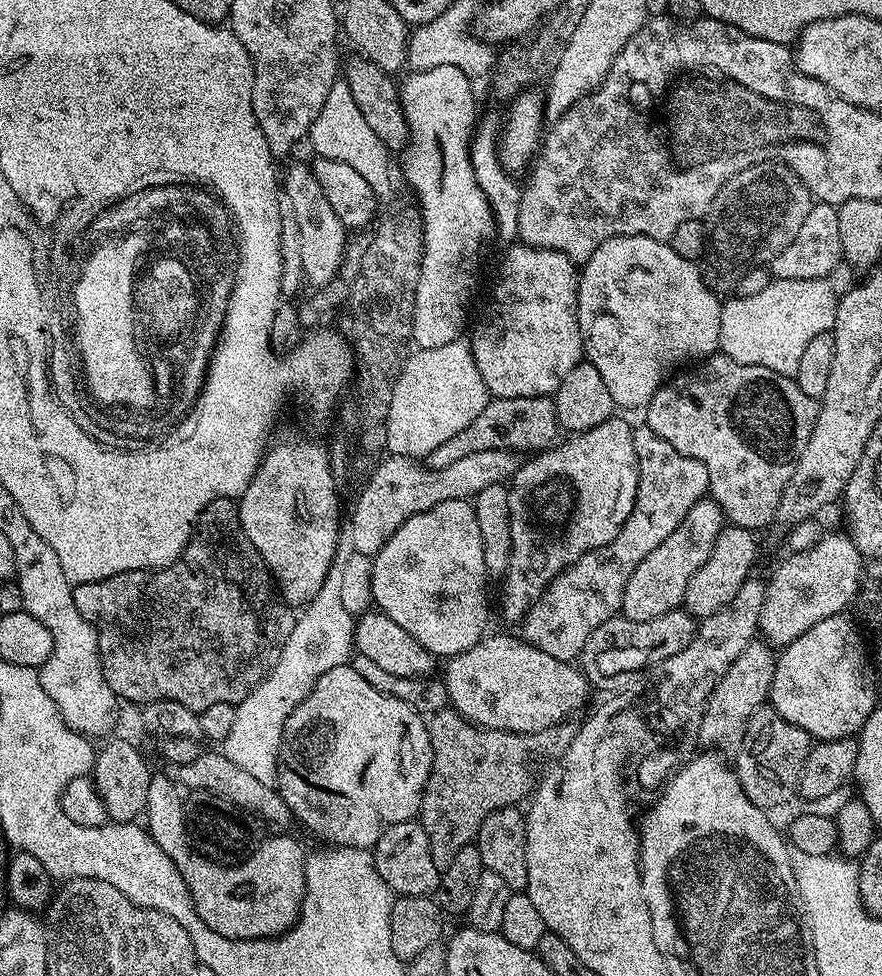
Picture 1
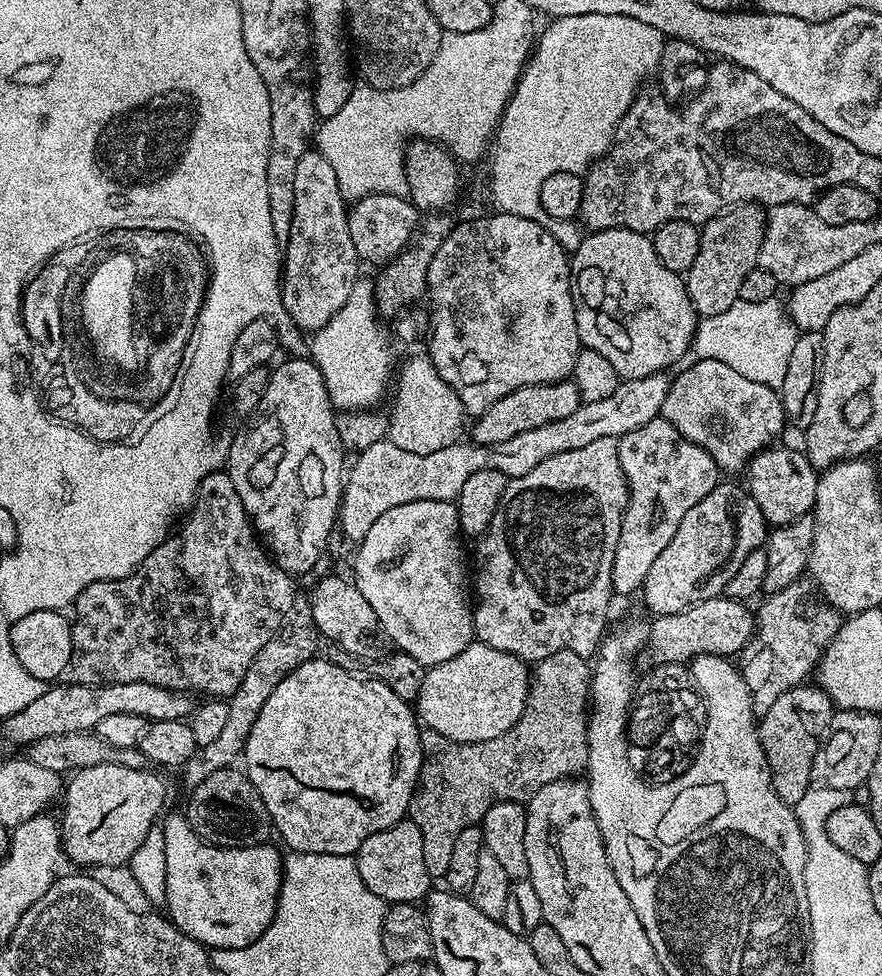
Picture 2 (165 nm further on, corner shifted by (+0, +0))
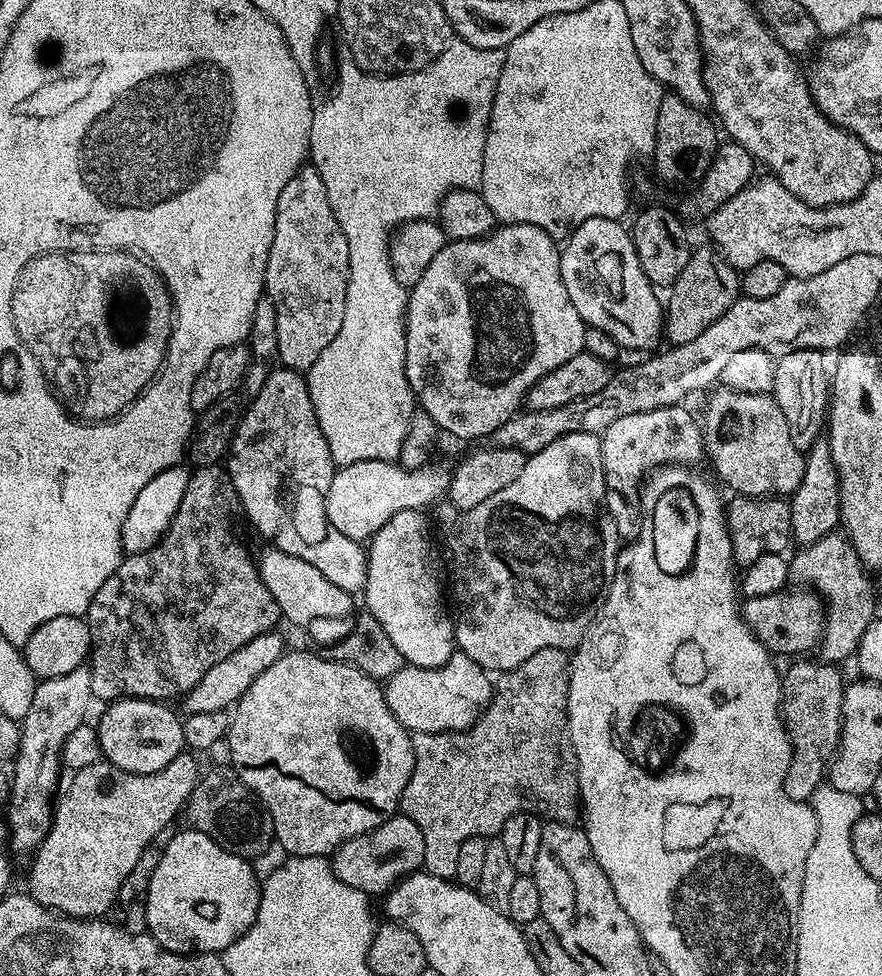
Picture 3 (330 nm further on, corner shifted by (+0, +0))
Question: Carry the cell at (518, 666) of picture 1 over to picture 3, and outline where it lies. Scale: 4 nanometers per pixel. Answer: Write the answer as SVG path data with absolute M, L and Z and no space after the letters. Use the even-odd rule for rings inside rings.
M457 650L437 668L399 668L383 685L383 690L394 718L409 733L463 732L494 699L494 680L474 658Z

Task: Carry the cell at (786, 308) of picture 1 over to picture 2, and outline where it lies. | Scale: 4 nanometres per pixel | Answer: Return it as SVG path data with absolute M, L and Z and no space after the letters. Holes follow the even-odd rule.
M738 299L730 310L722 314L703 317L697 323L696 336L692 340L691 351L699 359L726 362L726 366L738 370L750 382L762 382L762 386L780 389L786 378L786 366L790 363L790 354L798 329L792 323L792 317L779 299L766 302L746 302Z

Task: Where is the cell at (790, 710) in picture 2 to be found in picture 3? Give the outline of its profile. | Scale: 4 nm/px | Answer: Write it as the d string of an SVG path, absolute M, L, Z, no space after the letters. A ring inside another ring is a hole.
M800 658L782 676L782 715L792 740L790 770L786 770L784 789L794 802L811 801L814 790L825 783L828 765L836 756L842 730L842 698L846 679L837 665L819 659Z

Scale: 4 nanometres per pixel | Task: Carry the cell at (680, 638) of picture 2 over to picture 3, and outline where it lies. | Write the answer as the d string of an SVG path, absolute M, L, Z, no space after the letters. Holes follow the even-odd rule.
M792 586L774 594L747 597L742 604L742 615L752 633L766 645L769 652L777 657L796 658L811 653L808 651L819 645L824 633L826 605L811 588Z

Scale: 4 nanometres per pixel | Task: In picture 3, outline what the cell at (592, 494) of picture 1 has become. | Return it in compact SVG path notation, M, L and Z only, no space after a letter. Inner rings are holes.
M575 432L550 442L550 446L546 446L546 450L531 453L525 459L522 474L518 474L518 478L514 478L514 482L510 482L510 486L506 486L506 490L498 490L494 494L490 494L490 498L486 498L486 502L480 503L479 506L462 512L451 502L441 502L435 505L436 520L434 516L434 524L438 529L439 539L440 536L444 539L444 544L448 547L449 554L452 555L452 588L456 591L457 600L456 612L454 608L454 627L456 629L456 647L459 651L474 658L474 662L478 662L478 666L482 666L489 673L499 674L522 666L522 662L526 662L526 658L534 658L534 654L538 654L538 650L547 648L575 650L579 646L582 638L588 632L588 627L596 619L596 613L599 612L608 596L608 587L612 584L616 573L616 559L622 547L618 526L608 512L606 501L609 495L604 481L600 436L595 432Z

